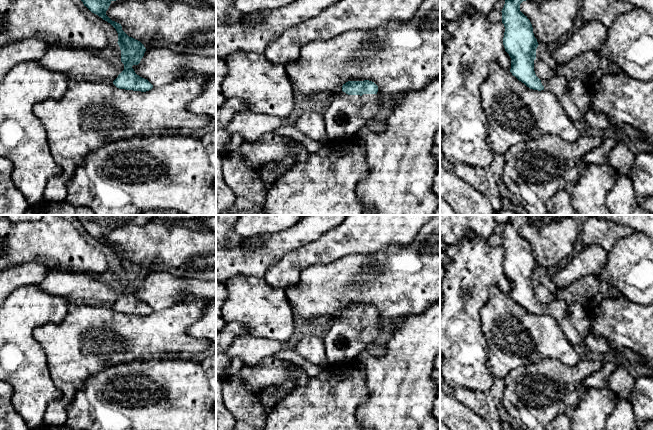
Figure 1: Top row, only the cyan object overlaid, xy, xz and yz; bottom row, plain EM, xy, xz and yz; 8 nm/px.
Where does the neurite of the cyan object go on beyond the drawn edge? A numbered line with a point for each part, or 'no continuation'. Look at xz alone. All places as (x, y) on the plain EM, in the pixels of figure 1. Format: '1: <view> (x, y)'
1: xz (346, 338)

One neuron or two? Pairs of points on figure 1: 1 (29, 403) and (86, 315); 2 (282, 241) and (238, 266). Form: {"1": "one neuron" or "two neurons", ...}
{"1": "two neurons", "2": "one neuron"}

